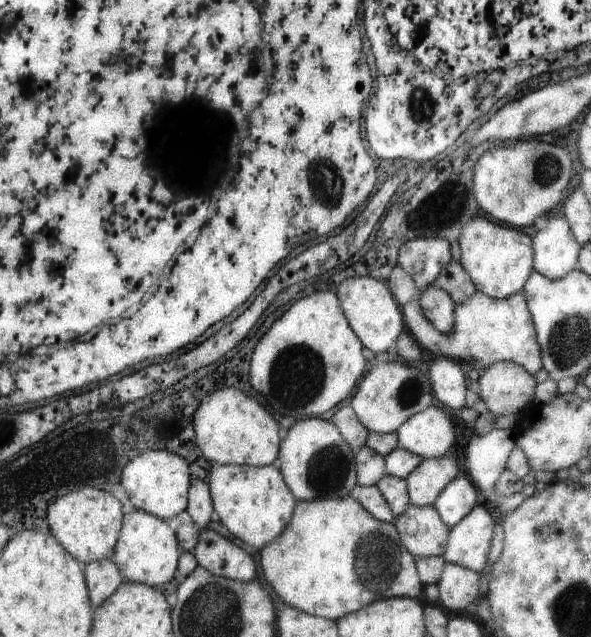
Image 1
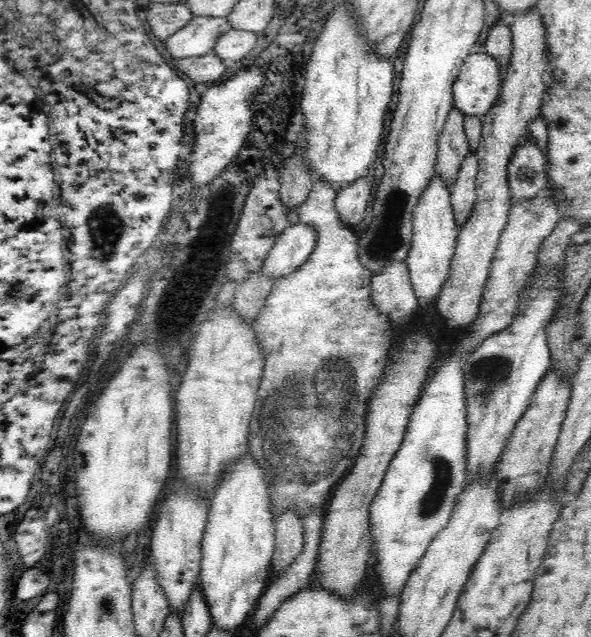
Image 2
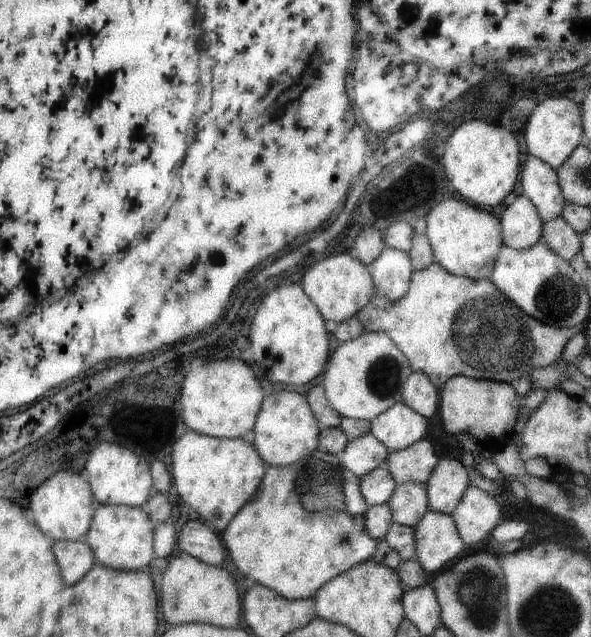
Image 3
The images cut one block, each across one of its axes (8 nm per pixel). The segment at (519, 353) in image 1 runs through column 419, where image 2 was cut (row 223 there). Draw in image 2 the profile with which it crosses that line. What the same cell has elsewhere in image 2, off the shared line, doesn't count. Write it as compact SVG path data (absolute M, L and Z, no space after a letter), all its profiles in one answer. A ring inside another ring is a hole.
M325 180L314 181L312 193L308 195L304 205L299 208L297 217L302 224L308 225L317 234L313 251L309 254L308 260L295 273L288 277L279 277L279 280L274 282L263 309L260 310L259 316L253 322L254 341L261 350L262 373L257 390L255 409L249 426L249 453L253 460L257 462L257 465L262 465L264 469L268 492L271 496L271 511L275 521L284 510L296 512L302 520L304 516L312 514L314 508L326 506L333 490L354 466L355 458L360 454L360 448L364 445L364 434L367 433L367 412L371 396L380 384L380 378L383 376L389 358L389 350L394 344L394 332L391 330L391 324L385 316L381 315L379 309L372 304L372 274L364 274L364 270L362 270L361 262L357 257L358 238L354 235L354 230L340 220L335 208L336 196L337 193L332 190L332 187Z

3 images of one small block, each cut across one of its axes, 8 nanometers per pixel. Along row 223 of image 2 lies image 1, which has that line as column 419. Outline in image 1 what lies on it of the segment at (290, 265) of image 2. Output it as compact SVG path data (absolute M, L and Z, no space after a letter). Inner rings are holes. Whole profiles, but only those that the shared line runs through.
M426 286L420 292L417 299L424 309L425 316L438 328L442 333L454 332L456 326L457 304L453 297L438 286Z

